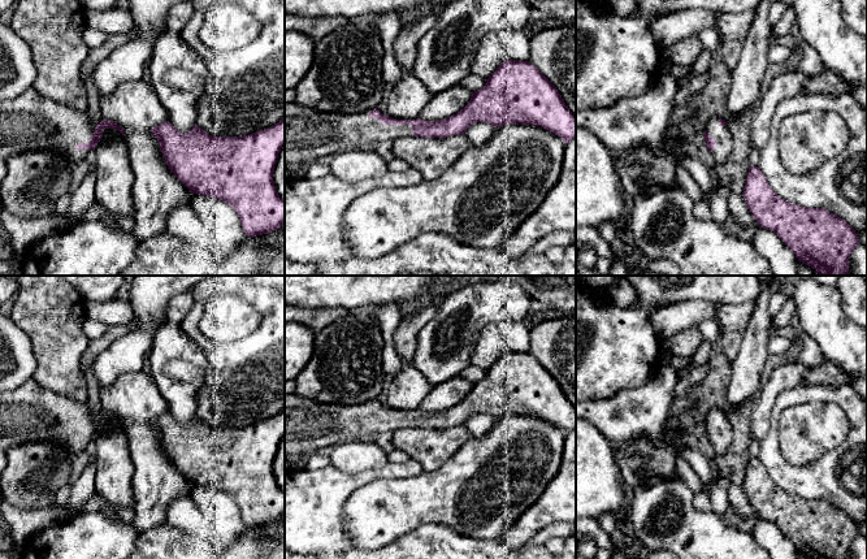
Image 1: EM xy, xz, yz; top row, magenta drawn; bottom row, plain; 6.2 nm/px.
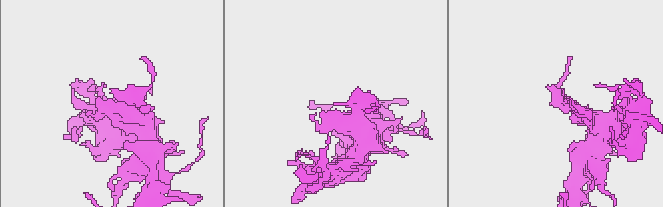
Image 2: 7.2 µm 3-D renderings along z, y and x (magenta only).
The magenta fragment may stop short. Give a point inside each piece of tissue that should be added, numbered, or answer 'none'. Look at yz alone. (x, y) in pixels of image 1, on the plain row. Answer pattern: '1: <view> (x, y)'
1: yz (723, 425)

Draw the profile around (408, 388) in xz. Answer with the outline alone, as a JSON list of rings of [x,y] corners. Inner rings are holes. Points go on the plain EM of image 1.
[[[406,365],[387,389],[386,407],[396,411],[416,411],[433,386],[412,365]]]

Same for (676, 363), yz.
[[[671,354],[666,364],[668,364],[673,370],[679,370],[690,364],[692,358],[679,358],[675,354]]]

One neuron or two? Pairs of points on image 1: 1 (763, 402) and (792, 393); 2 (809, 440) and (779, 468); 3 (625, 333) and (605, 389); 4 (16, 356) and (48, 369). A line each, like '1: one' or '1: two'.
1: two
2: two
3: one
4: two

